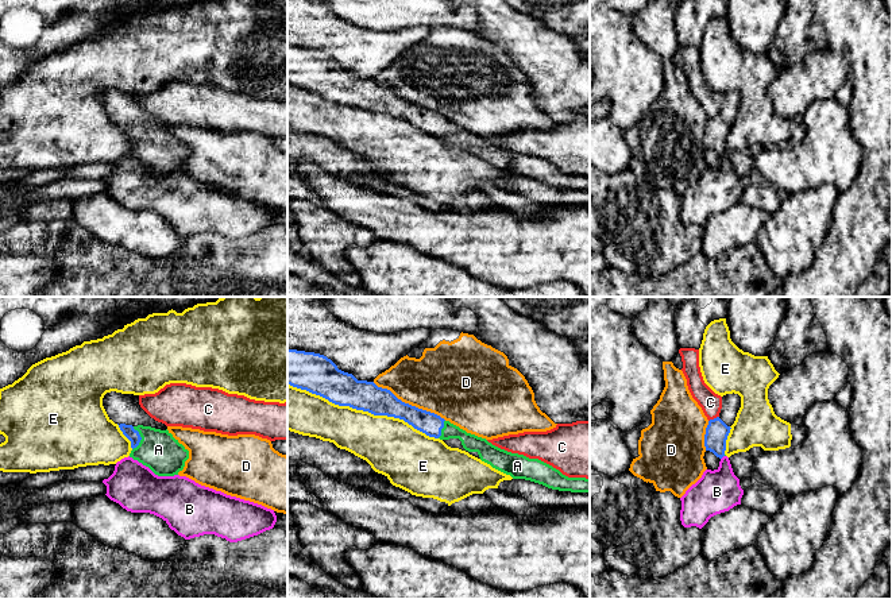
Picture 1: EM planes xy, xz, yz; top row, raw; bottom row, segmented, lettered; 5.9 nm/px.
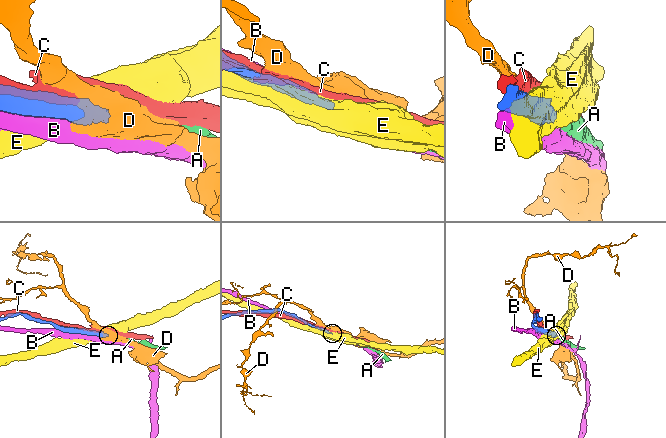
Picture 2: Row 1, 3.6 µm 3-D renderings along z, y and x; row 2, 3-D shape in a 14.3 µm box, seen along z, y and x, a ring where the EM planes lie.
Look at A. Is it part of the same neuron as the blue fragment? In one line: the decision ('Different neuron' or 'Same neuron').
Same neuron

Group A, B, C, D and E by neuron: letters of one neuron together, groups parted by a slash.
A / B / C / D / E

